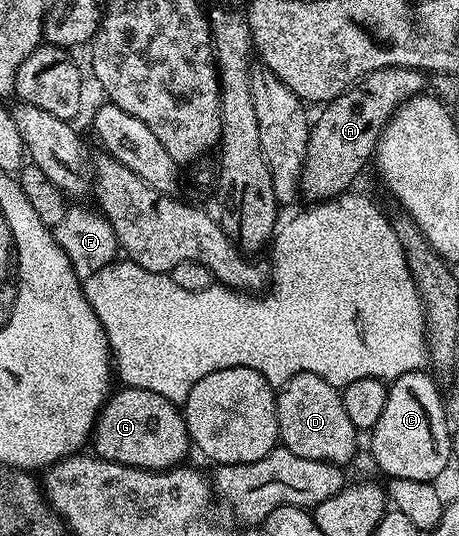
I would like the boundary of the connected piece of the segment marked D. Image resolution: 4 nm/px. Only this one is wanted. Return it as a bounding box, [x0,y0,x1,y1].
[275,373,361,467]

